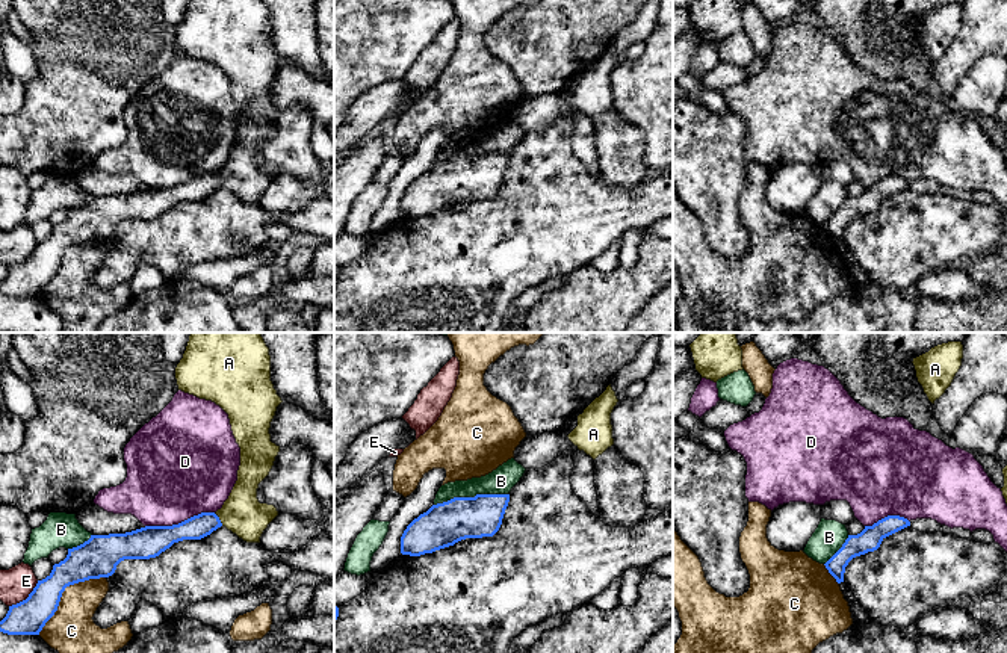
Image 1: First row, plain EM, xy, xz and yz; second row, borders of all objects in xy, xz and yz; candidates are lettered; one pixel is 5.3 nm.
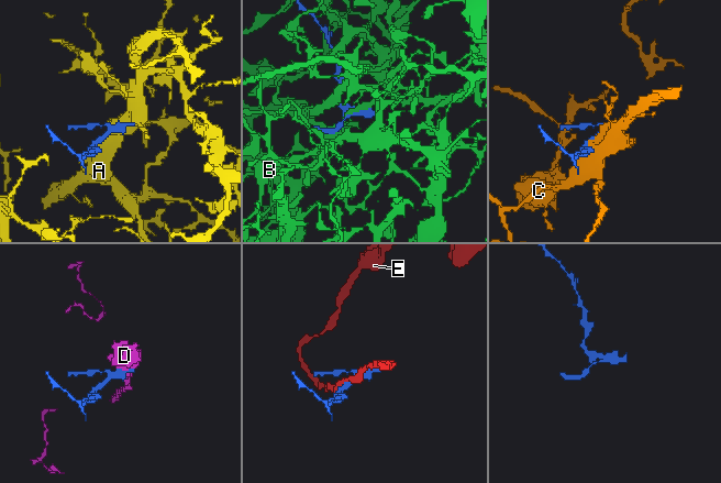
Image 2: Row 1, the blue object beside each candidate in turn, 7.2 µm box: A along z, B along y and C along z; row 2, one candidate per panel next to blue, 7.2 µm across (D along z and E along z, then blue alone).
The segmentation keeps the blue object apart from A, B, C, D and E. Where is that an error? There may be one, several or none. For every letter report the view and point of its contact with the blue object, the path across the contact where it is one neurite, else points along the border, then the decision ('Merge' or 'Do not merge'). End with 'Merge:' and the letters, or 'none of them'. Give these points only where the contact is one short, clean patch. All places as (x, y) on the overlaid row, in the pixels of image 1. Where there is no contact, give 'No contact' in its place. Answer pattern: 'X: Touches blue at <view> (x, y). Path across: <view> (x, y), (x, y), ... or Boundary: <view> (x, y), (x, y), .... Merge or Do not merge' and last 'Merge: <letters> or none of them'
A: Touches blue at xy (218, 519). Path across: xy (198, 526), (218, 519), (242, 513). Merge
B: Touches blue at xz (470, 498). Do not merge
C: Touches blue at xy (64, 590). Do not merge
D: Touches blue at xy (179, 523). Do not merge
E: Touches blue at xy (27, 597). Do not merge
Merge: A

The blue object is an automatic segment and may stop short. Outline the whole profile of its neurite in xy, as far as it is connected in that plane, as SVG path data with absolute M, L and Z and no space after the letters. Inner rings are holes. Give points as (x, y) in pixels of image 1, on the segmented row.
M191 333L183 358L175 367L178 390L219 405L230 419L231 431L240 447L237 481L216 512L201 512L172 526L145 526L125 534L91 535L83 544L68 549L64 561L53 565L51 573L38 580L29 597L9 606L0 621L0 632L8 635L39 635L45 623L57 611L67 586L89 579L109 577L124 559L150 559L159 556L174 543L201 540L221 526L246 543L260 543L268 525L278 515L274 505L260 503L259 484L269 475L280 446L271 441L271 422L283 402L271 381L271 355L260 333Z

